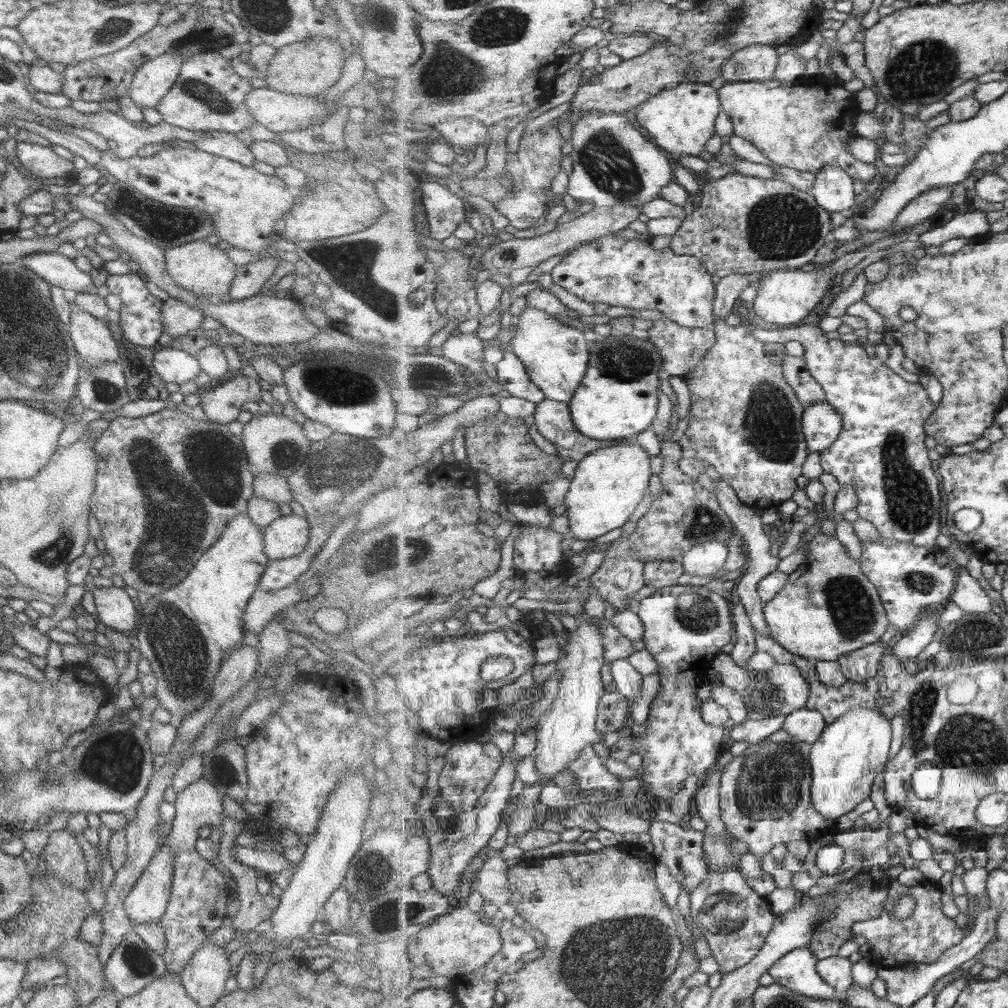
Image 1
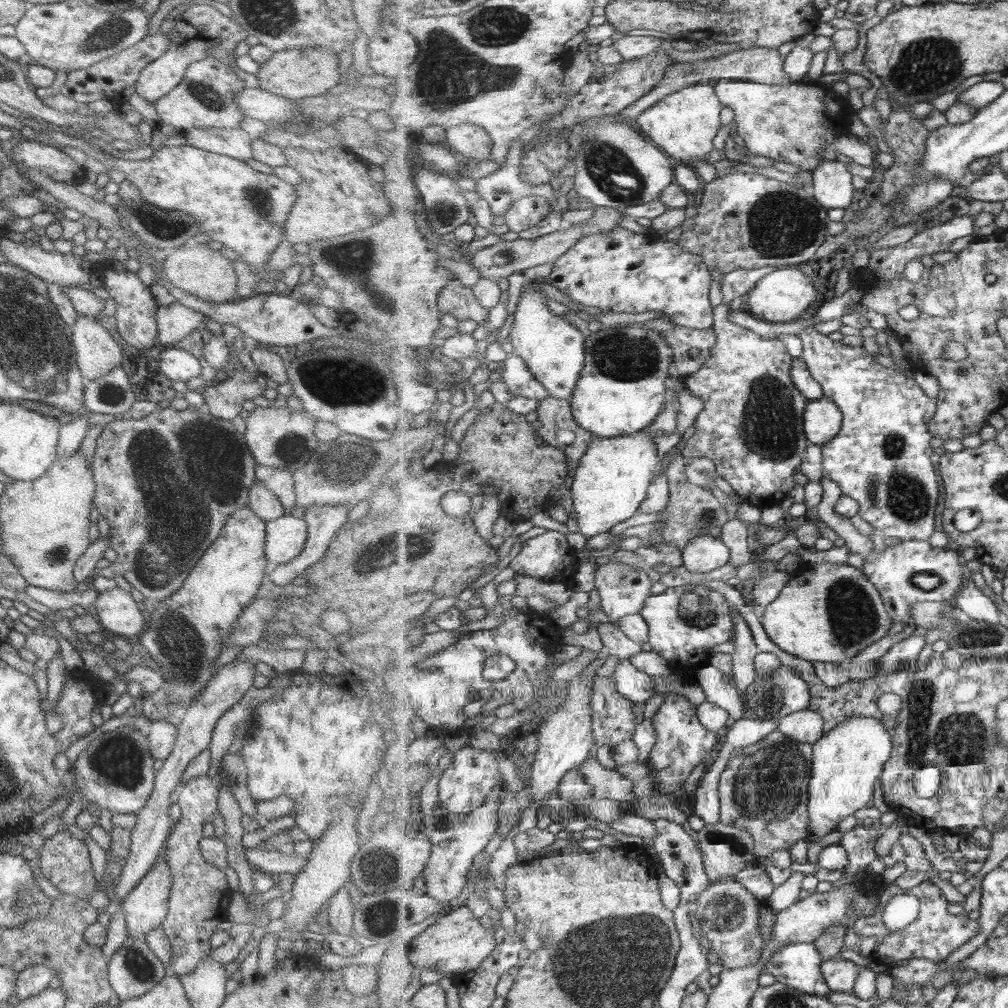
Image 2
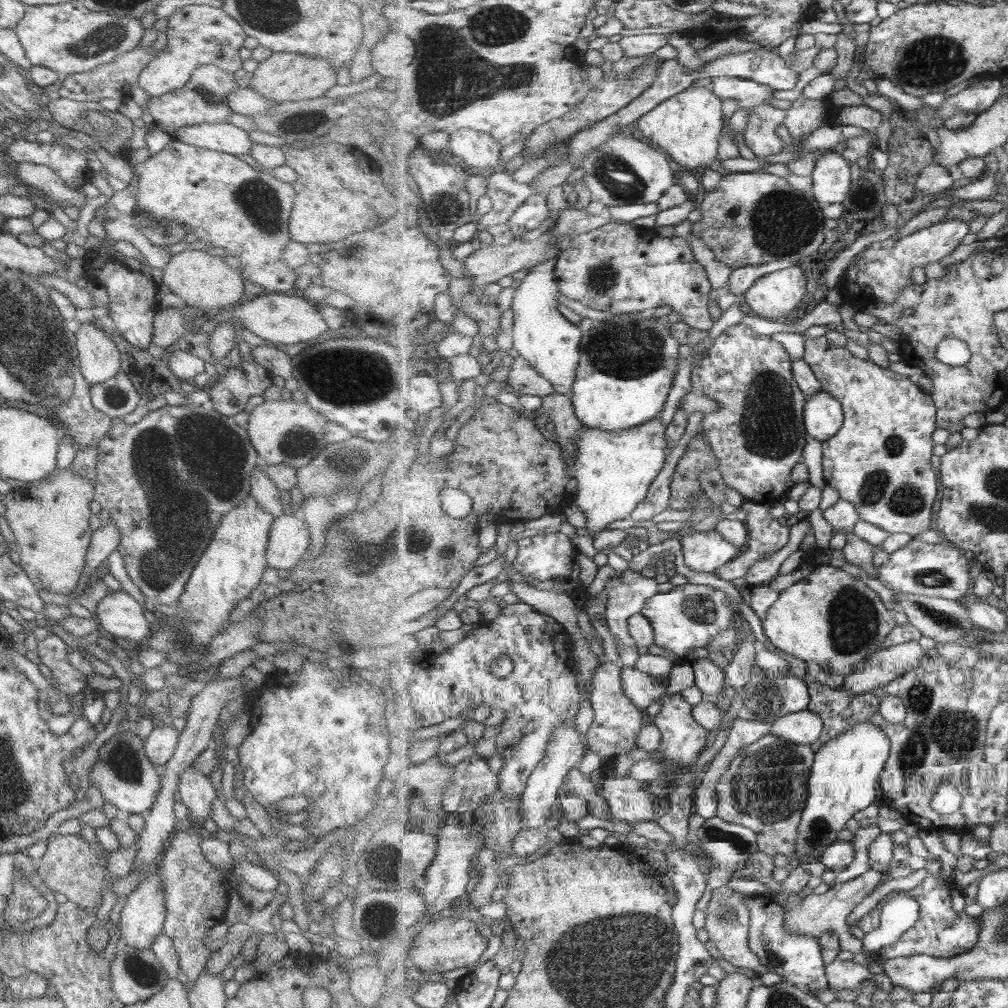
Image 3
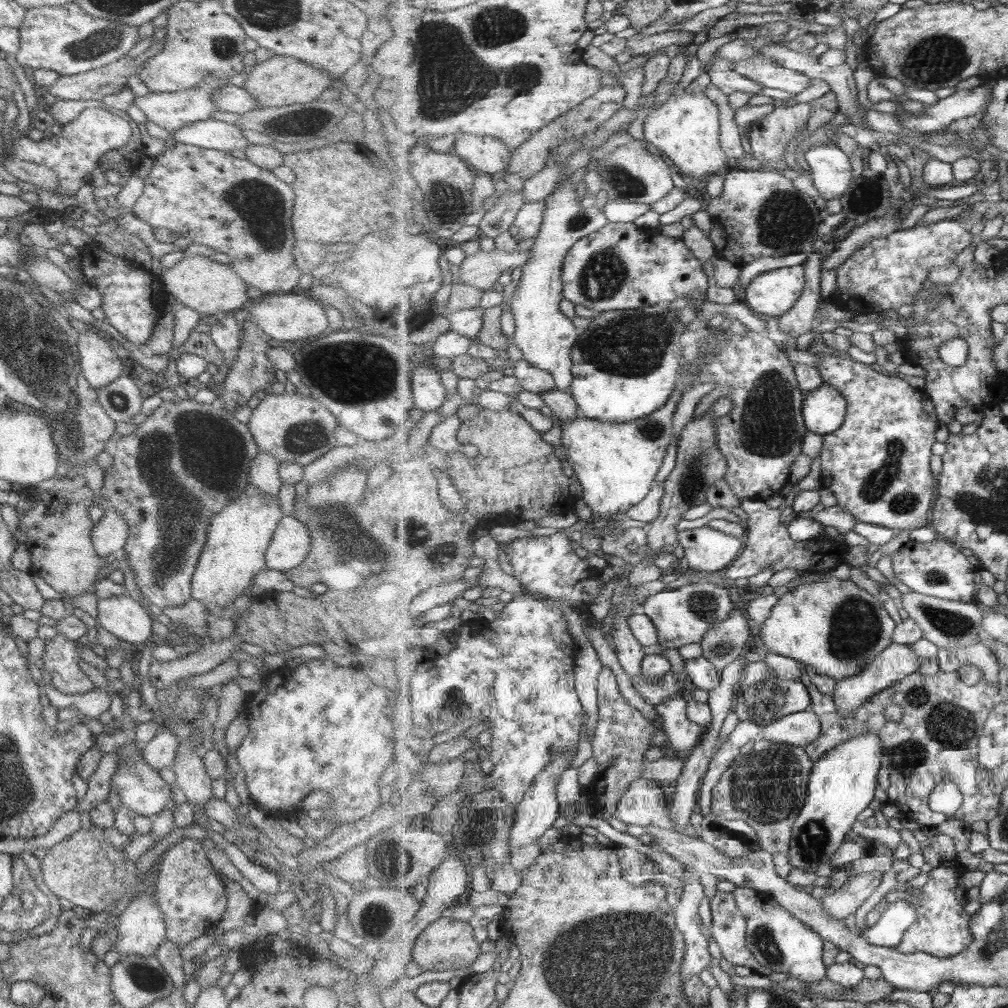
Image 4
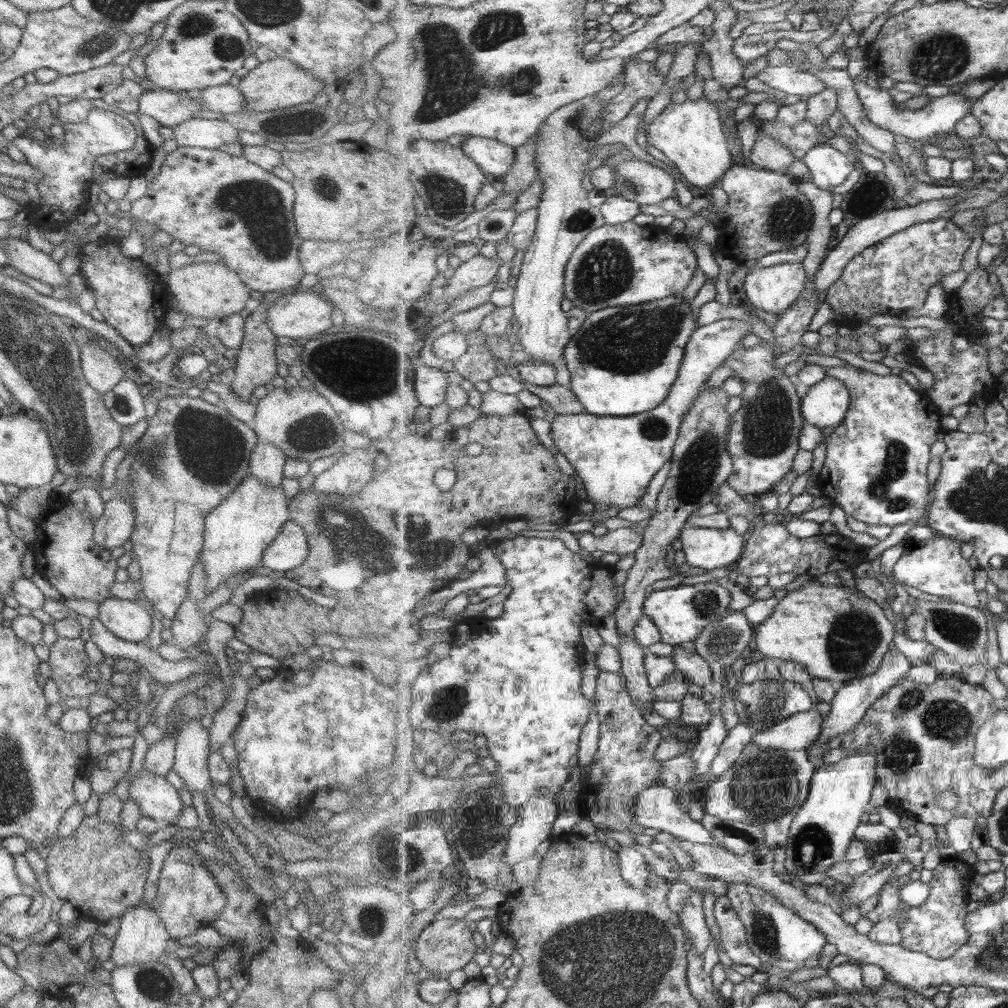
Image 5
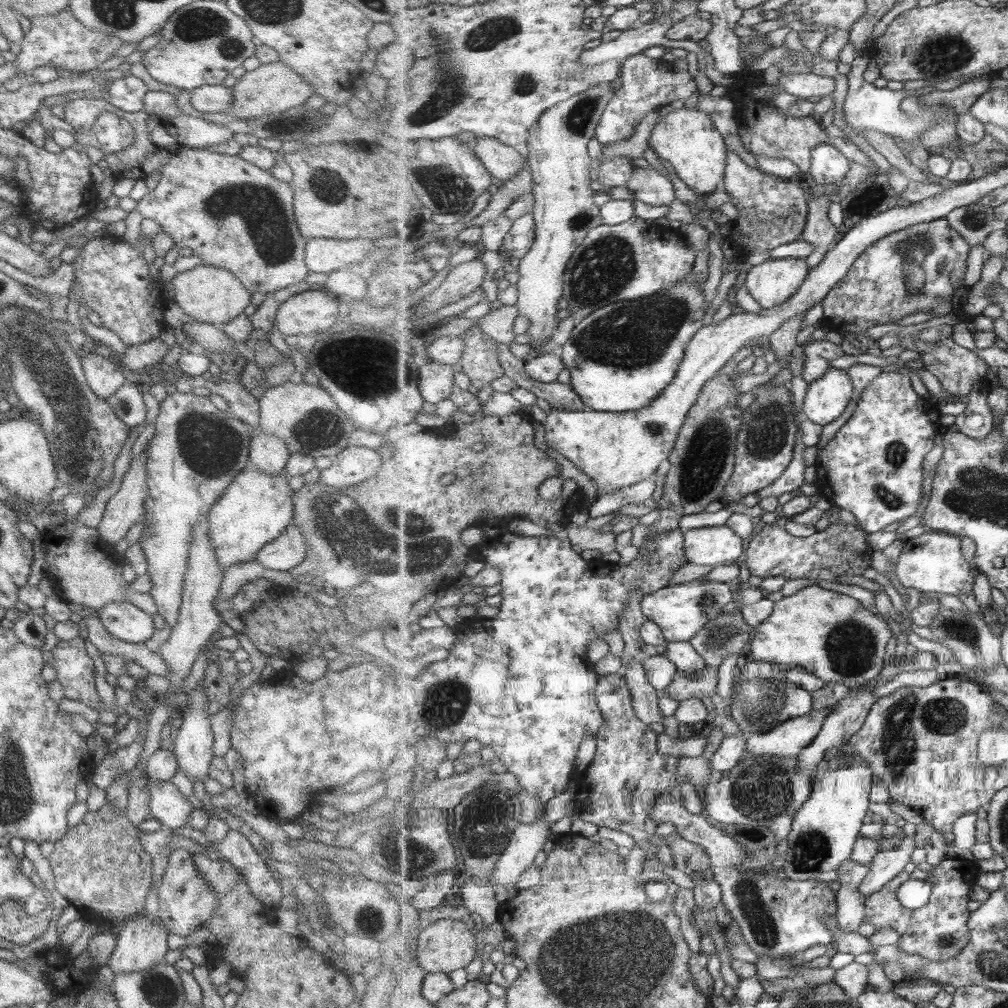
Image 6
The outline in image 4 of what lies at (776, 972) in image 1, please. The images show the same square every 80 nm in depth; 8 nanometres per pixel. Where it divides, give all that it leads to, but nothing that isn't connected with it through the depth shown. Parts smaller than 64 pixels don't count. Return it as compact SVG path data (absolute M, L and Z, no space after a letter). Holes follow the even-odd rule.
M738 887L733 893L748 922L751 952L763 966L805 984L819 983L828 977L828 967L824 960L825 940L815 929L783 908L768 892Z

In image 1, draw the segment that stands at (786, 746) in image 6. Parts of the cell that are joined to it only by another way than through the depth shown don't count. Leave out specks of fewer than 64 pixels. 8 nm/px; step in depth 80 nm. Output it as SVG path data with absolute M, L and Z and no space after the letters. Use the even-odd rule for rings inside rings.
M805 708L790 713L783 729L797 740L813 744L821 738L827 725L824 714Z

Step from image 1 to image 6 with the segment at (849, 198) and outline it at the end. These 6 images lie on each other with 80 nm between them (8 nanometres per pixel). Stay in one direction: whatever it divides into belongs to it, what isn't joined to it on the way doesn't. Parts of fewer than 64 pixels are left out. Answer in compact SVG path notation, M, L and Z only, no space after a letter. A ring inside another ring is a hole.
M821 144L811 154L809 174L816 184L839 184L851 170L851 160L833 144Z

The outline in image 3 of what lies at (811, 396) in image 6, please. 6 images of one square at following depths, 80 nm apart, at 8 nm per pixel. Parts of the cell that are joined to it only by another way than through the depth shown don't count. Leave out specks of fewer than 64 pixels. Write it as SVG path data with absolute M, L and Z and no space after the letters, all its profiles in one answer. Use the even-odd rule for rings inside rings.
M825 390L814 394L804 406L804 425L809 437L822 441L835 436L844 425L842 400Z

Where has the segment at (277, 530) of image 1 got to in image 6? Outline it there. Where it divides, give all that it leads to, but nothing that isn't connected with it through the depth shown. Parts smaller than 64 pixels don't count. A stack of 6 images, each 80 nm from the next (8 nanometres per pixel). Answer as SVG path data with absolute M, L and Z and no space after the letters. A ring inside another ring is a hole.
M290 523L274 540L263 544L263 548L255 554L255 562L267 570L288 572L303 560L304 550L303 536Z

